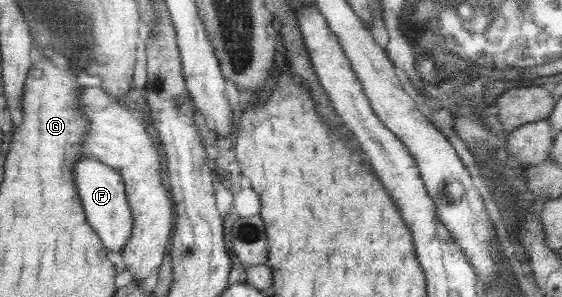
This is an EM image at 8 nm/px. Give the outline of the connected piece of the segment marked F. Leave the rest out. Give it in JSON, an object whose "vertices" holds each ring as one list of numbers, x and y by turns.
{"vertices":[[82,155,72,167,72,178,74,178,76,194,80,198,80,204,89,227,96,233,105,249,120,254,128,242,133,225,124,193,125,185,122,183,120,175,111,167]]}

